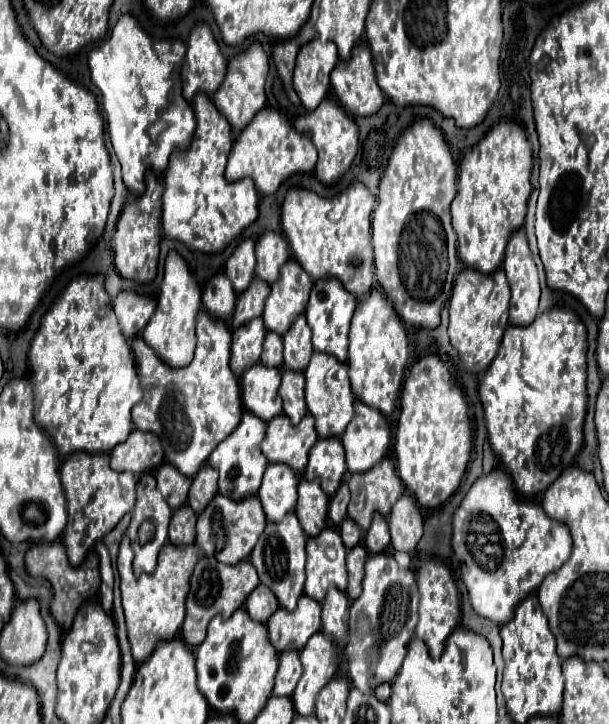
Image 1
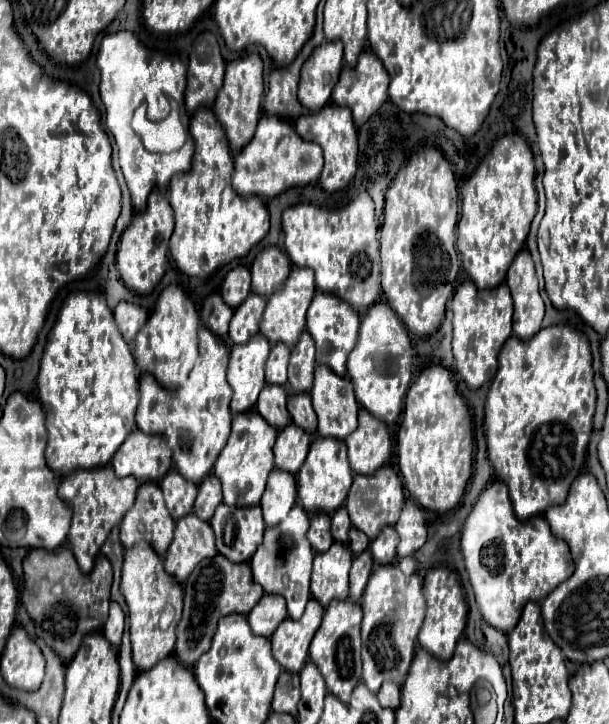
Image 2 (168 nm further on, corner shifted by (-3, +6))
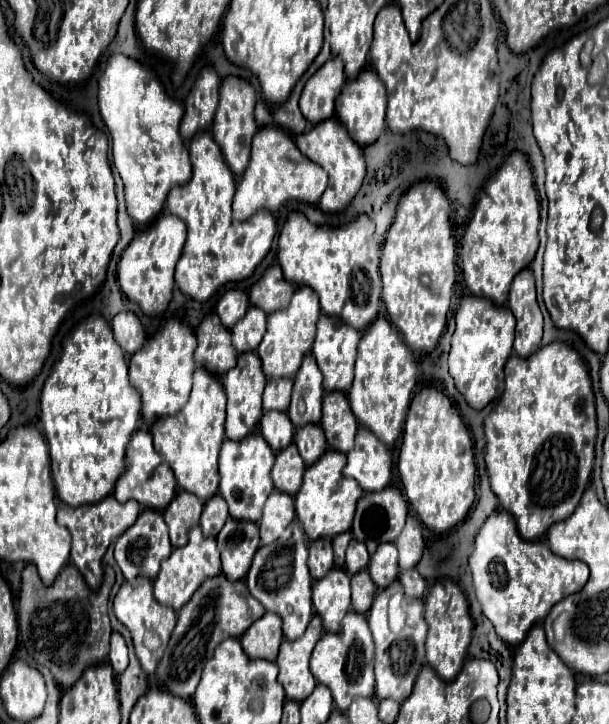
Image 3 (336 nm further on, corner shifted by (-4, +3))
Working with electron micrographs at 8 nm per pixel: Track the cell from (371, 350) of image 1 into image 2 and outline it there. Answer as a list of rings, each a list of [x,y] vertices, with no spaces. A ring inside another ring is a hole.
[[[373,304],[361,318],[359,340],[347,360],[347,376],[353,382],[357,404],[381,422],[387,422],[387,426],[393,426],[403,410],[403,398],[413,376],[411,360],[411,338],[403,322],[399,322],[399,316],[387,304]]]

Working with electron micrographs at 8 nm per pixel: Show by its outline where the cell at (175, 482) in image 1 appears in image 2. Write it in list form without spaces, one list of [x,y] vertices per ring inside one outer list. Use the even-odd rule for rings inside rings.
[[[171,470],[159,482],[159,486],[165,496],[165,508],[169,510],[173,520],[179,520],[193,510],[197,498],[197,486],[193,482],[187,482],[177,470]]]

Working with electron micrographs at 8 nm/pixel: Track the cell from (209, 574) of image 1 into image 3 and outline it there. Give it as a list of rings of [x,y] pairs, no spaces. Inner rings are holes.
[[[224,573],[204,579],[202,585],[194,591],[192,599],[178,613],[178,623],[156,671],[160,685],[180,697],[192,697],[200,681],[200,673],[212,657],[216,645],[224,641],[224,637],[242,637],[242,633],[258,617],[262,617],[262,613],[264,607],[248,593],[248,587],[242,579],[230,581]]]

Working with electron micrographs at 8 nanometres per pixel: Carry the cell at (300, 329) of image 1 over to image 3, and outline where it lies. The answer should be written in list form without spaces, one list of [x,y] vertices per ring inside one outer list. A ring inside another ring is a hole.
[[[308,353],[302,359],[302,365],[294,375],[294,389],[292,389],[292,399],[290,399],[290,407],[288,407],[290,421],[296,427],[306,425],[308,421],[318,423],[322,395],[324,395],[322,373],[320,373],[312,353]]]

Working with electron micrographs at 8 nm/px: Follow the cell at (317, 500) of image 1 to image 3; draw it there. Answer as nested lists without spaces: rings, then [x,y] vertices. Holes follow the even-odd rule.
[[[320,537],[310,543],[310,573],[314,579],[324,577],[334,567],[332,541],[328,537]]]

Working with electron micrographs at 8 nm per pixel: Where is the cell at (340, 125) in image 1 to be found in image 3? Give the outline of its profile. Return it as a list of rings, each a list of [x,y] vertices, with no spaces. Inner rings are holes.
[[[330,117],[326,121],[316,123],[310,131],[304,131],[304,133],[296,135],[294,141],[296,141],[296,147],[306,157],[312,157],[312,161],[322,165],[328,173],[328,187],[326,187],[324,195],[320,197],[320,209],[326,211],[326,213],[328,211],[330,213],[344,211],[344,207],[352,201],[352,197],[356,195],[356,191],[360,189],[360,185],[364,181],[366,163],[364,163],[362,147],[356,145],[356,141],[352,141],[352,137],[348,137],[348,131],[344,129],[344,123],[336,121],[336,117]]]

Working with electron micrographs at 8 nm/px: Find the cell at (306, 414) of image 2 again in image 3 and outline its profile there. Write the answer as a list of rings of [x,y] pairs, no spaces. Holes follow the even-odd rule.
[[[306,423],[296,429],[294,443],[298,445],[300,457],[304,459],[306,465],[312,465],[328,447],[326,447],[326,437],[324,431],[318,423]]]

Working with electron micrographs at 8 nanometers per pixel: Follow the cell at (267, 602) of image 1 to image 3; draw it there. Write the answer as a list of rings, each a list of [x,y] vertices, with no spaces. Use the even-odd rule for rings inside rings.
[[[264,613],[260,619],[256,619],[250,629],[242,635],[244,651],[252,659],[276,659],[280,641],[282,641],[282,621],[276,613]]]

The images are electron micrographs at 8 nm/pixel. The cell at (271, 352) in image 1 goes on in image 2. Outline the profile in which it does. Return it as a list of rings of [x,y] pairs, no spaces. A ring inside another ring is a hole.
[[[275,344],[265,364],[267,382],[285,386],[287,384],[287,364],[289,364],[289,348],[283,344]]]

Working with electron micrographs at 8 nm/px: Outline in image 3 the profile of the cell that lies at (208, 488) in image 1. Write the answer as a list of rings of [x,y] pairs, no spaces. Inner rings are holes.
[[[214,495],[204,503],[204,511],[200,517],[200,527],[204,529],[204,533],[208,535],[216,535],[220,531],[220,525],[224,525],[224,521],[228,519],[228,505],[224,501],[222,495]]]

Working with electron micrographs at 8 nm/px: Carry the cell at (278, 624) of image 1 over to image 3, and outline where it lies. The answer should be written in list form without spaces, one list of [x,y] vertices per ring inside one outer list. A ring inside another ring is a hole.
[[[314,615],[300,639],[282,639],[276,663],[280,669],[278,681],[282,683],[286,697],[296,697],[296,701],[302,701],[304,697],[308,697],[308,693],[312,693],[316,679],[310,673],[310,653],[322,631],[322,619],[320,615]]]

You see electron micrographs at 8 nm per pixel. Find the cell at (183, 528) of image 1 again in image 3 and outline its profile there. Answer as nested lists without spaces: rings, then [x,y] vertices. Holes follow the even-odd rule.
[[[196,525],[188,531],[188,543],[176,547],[172,555],[162,563],[162,569],[154,579],[154,597],[158,603],[170,605],[178,611],[192,597],[196,585],[200,585],[204,577],[212,577],[216,573],[220,573],[220,553],[216,549],[216,537],[204,535],[204,531]]]

